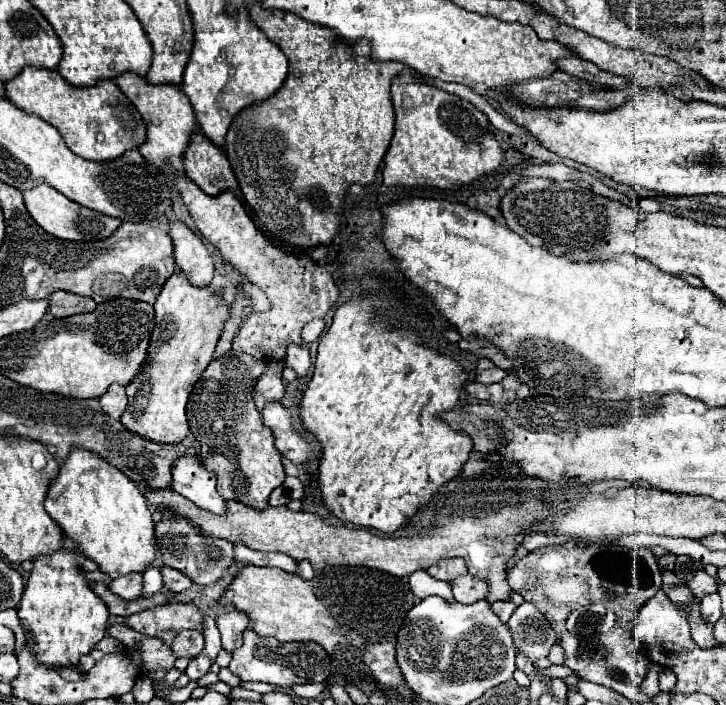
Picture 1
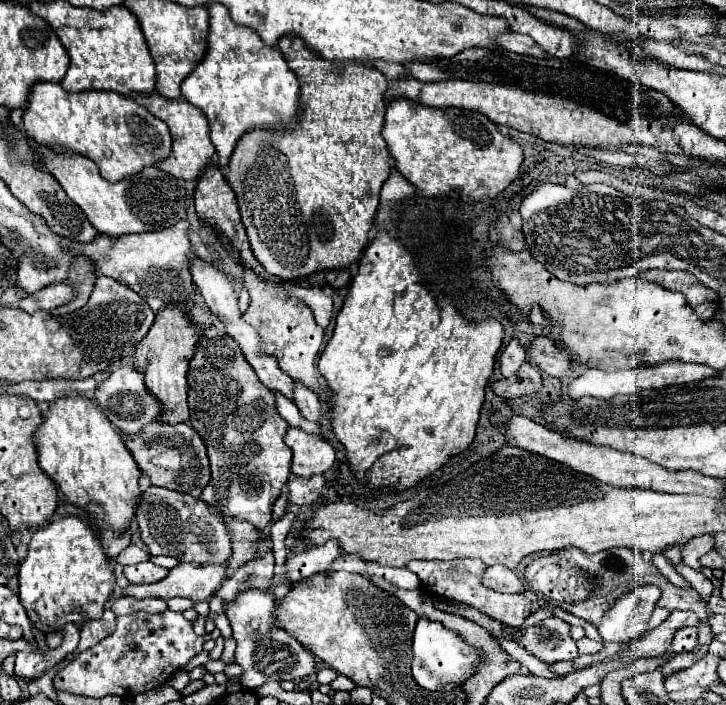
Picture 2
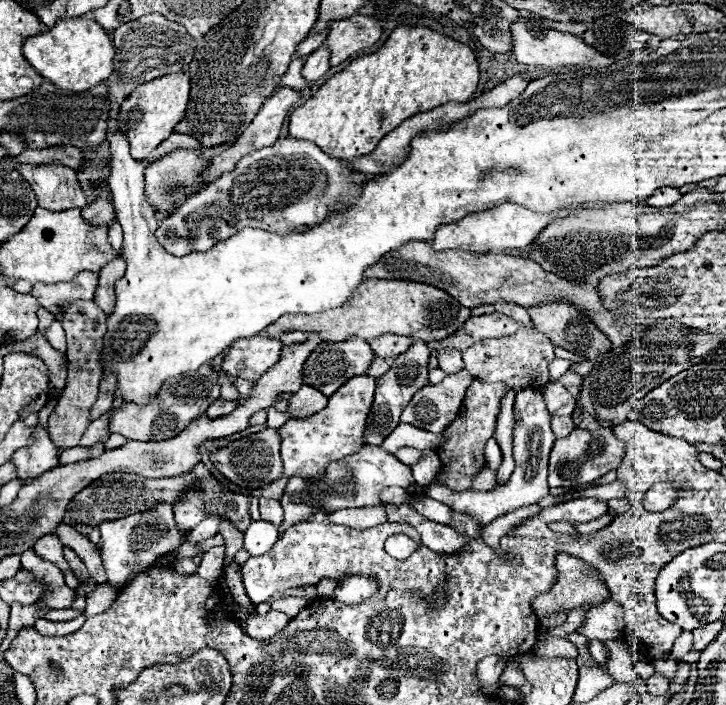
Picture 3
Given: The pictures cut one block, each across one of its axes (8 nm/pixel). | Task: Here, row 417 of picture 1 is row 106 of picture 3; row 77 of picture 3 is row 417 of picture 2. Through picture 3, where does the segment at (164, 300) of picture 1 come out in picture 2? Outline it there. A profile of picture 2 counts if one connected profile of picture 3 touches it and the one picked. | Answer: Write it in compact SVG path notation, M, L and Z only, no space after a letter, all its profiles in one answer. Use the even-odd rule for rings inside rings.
M170 306L160 310L156 314L156 320L150 328L150 332L142 338L138 344L138 350L132 358L134 366L144 372L144 382L148 390L162 402L164 414L162 420L168 424L188 422L188 402L186 402L186 372L188 362L192 358L192 350L198 342L198 336L194 332L194 326L184 318L184 306Z

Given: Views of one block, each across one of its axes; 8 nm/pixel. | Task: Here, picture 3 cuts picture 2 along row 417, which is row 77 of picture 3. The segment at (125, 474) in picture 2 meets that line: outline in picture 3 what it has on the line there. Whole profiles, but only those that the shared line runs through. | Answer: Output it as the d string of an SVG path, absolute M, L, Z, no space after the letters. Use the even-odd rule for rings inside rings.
M62 18L52 26L50 30L30 36L22 44L22 52L26 60L34 66L34 70L48 82L74 90L84 92L92 86L100 84L104 78L108 78L114 70L112 58L114 58L114 44L108 38L106 30L88 18Z

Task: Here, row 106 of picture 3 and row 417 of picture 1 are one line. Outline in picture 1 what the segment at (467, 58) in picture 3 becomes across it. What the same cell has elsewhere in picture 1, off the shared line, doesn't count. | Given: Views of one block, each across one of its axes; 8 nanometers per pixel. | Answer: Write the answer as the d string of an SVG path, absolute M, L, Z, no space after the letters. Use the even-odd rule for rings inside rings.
M352 296L350 302L342 304L336 310L330 328L320 338L320 346L318 346L318 354L316 354L316 362L314 362L314 372L312 372L310 382L306 384L306 390L304 390L302 402L300 402L302 426L310 434L314 434L316 440L320 442L320 446L322 446L320 464L318 464L318 484L320 484L320 490L322 490L322 500L324 500L326 510L342 522L352 522L356 526L374 528L374 530L380 530L380 532L386 532L386 534L392 534L398 528L404 528L406 524L410 524L414 514L420 508L424 508L432 500L434 494L438 494L438 488L442 484L450 482L452 478L456 478L460 474L460 470L464 468L464 464L468 462L468 454L472 450L472 440L466 434L454 432L446 422L436 418L440 412L448 412L448 410L460 406L458 396L460 396L460 388L462 388L464 382L466 382L466 372L452 358L442 356L442 354L422 346L418 342L418 336L414 336L414 332L410 332L410 330L390 330L384 320L378 320L376 314L374 314L372 298Z

